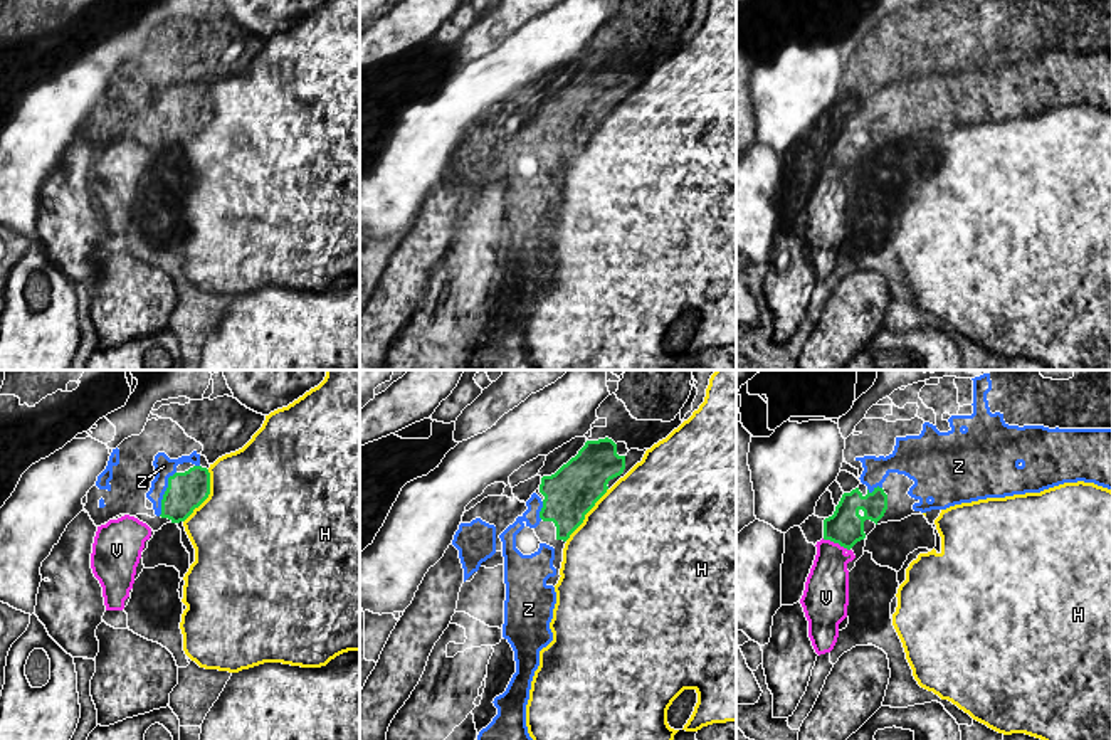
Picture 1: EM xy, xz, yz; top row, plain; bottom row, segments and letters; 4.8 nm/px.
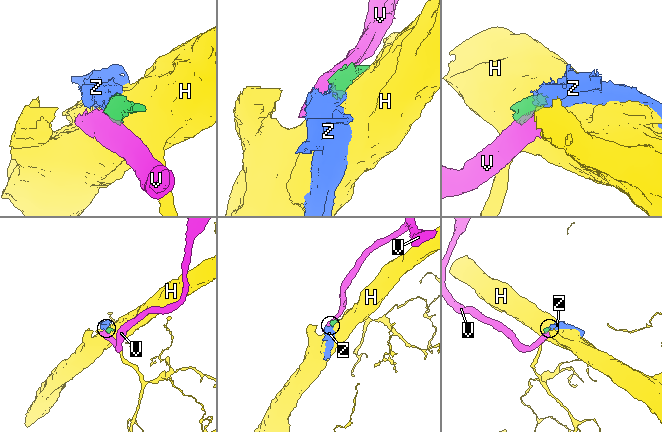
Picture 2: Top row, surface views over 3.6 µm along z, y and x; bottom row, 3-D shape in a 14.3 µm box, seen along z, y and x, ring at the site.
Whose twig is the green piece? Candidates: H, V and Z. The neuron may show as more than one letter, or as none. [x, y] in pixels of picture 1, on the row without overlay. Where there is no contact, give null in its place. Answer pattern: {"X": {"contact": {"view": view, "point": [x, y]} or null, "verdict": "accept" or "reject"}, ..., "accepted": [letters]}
{"H": {"contact": {"view": "xy", "point": [207, 120]}, "verdict": "reject"}, "V": {"contact": {"view": "yz", "point": [836, 165]}, "verdict": "reject"}, "Z": {"contact": {"view": "xy", "point": [165, 116]}, "verdict": "accept"}, "accepted": ["Z"]}

